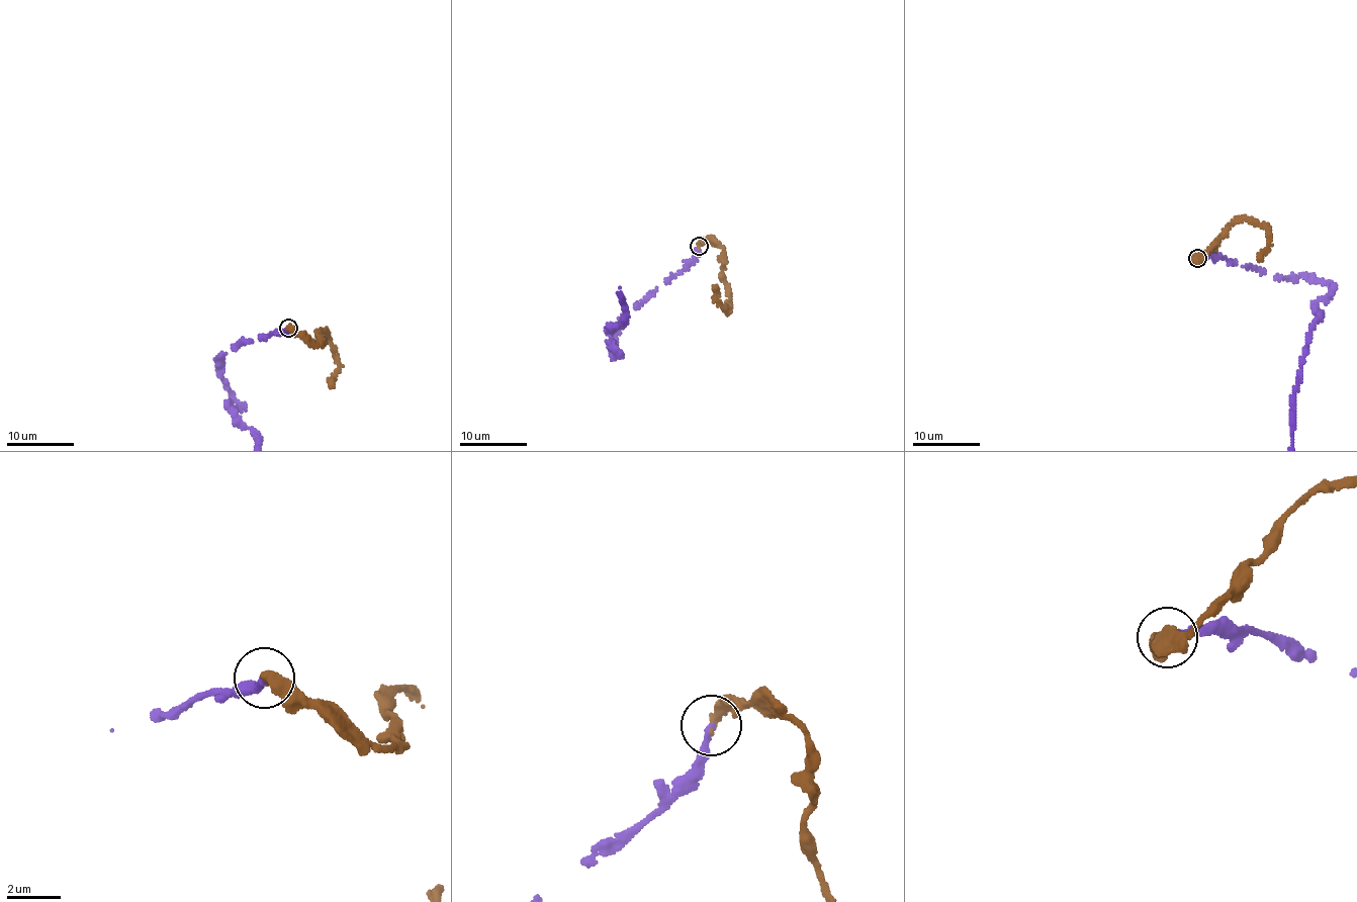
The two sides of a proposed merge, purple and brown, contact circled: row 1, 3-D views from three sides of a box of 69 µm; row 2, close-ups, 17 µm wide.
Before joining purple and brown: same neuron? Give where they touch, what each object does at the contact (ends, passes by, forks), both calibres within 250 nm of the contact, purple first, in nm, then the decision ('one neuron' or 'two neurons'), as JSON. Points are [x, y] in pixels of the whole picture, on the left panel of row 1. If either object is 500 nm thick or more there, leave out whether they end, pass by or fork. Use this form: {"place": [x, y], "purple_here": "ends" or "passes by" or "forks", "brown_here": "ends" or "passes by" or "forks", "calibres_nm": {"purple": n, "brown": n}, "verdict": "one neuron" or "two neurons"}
{"place": [288, 328], "purple_here": "ends", "brown_here": "ends", "calibres_nm": {"purple": 220, "brown": 400}, "verdict": "one neuron"}

